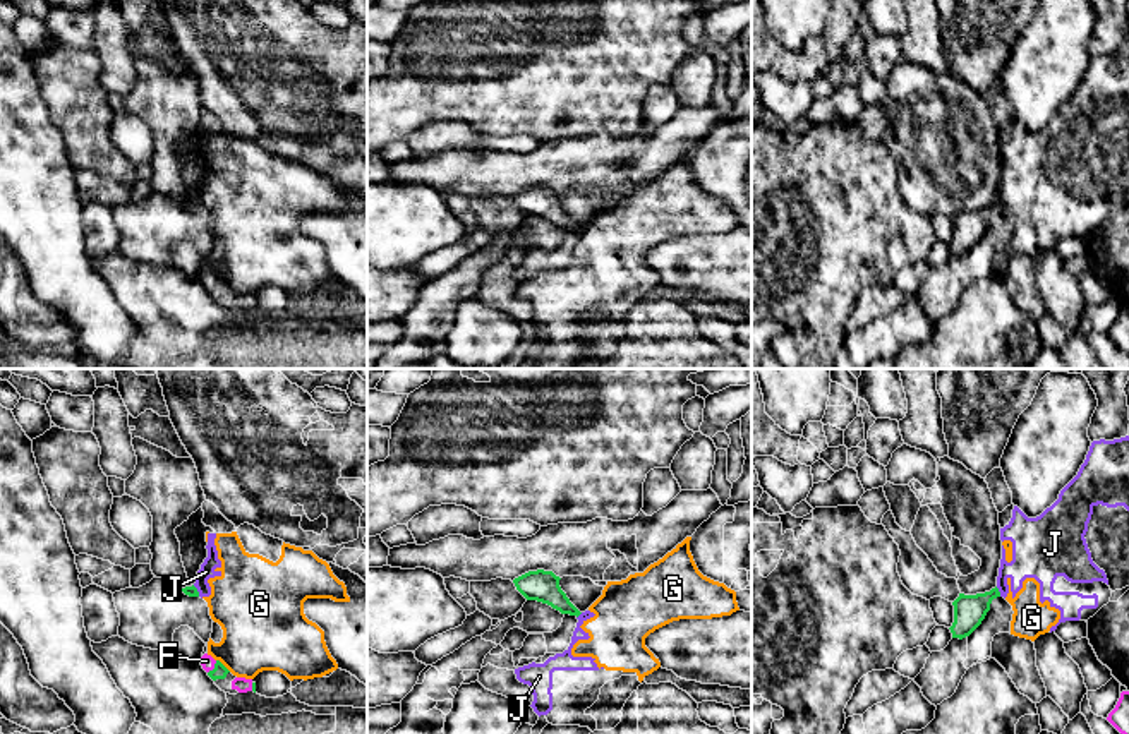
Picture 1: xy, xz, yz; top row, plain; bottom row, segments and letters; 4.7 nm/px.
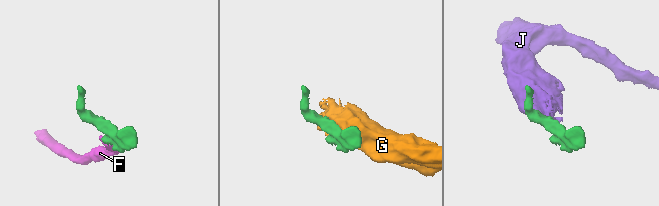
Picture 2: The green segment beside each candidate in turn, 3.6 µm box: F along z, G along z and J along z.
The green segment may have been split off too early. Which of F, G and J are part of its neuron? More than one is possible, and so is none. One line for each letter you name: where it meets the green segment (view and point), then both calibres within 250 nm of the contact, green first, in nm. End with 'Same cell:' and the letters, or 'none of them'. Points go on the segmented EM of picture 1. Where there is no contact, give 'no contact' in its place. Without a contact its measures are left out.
F: meets green in xy at (215, 667); 70 nm thick on the green side, 70 nm on the other
Same cell: F

